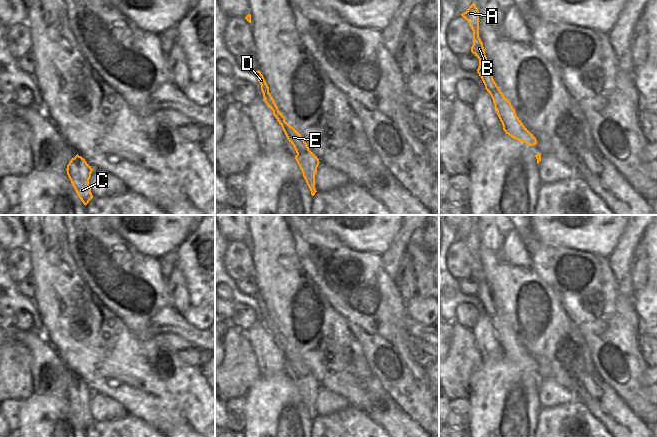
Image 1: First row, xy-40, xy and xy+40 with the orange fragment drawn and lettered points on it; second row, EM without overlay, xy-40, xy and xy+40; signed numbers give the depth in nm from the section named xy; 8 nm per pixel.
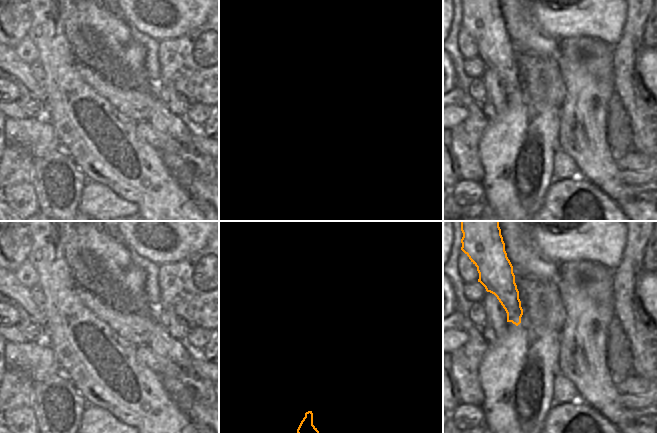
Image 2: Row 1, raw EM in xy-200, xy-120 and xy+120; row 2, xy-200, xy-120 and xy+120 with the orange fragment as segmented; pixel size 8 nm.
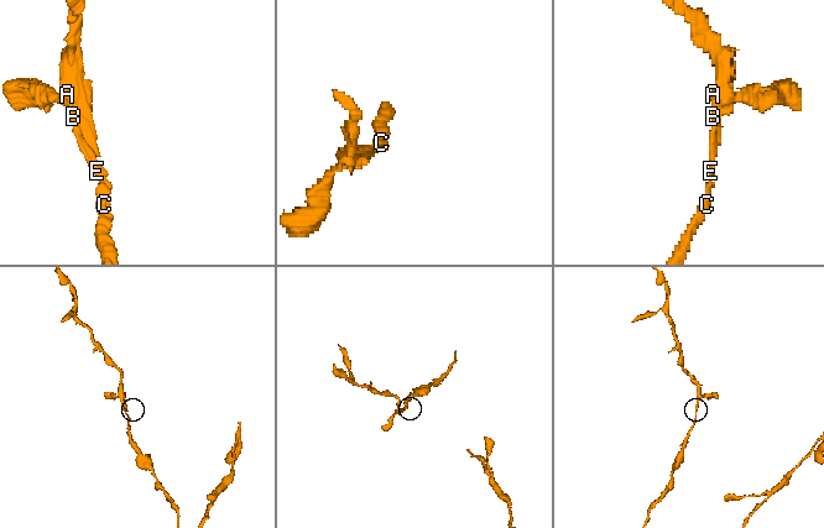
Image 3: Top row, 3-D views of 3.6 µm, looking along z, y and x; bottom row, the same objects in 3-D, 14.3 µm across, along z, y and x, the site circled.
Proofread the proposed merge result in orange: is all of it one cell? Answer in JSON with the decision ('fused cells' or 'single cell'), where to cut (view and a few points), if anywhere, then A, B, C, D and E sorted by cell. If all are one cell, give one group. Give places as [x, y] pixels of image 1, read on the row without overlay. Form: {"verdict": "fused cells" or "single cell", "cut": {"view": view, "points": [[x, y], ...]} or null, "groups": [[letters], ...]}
{"verdict": "single cell", "cut": null, "groups": [["A", "B", "C", "D", "E"]]}

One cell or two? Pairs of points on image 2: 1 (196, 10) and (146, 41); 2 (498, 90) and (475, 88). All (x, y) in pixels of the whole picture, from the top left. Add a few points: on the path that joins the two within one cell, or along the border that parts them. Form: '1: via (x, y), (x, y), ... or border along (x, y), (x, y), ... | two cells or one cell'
1: border along (131, 24), (142, 33), (159, 41) | two cells
2: border along (482, 77), (485, 83), (486, 96), (481, 106) | two cells

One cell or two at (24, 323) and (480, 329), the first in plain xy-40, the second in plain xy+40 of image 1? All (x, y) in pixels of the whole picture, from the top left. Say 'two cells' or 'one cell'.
two cells

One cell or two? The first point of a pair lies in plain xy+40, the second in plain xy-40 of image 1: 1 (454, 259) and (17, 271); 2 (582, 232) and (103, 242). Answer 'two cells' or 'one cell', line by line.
1: one cell
2: two cells

